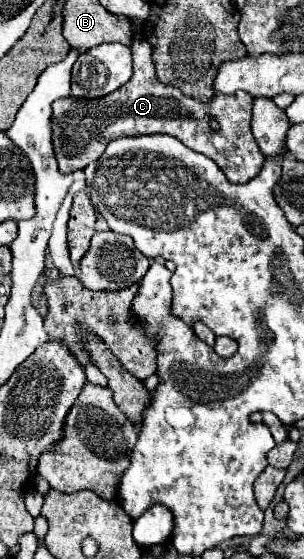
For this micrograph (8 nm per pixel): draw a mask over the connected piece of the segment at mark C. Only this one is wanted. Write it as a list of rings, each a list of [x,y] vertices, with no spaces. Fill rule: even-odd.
[[[134,39],[132,53],[134,75],[126,85],[116,89],[116,93],[100,99],[64,97],[52,103],[52,145],[60,173],[72,173],[84,169],[88,163],[98,161],[98,157],[104,153],[104,147],[116,137],[148,133],[172,135],[186,147],[208,155],[224,171],[230,183],[246,183],[260,172],[266,159],[250,131],[254,99],[248,97],[248,93],[216,95],[204,105],[158,81],[152,61],[152,47],[148,41]],[[208,115],[220,123],[220,131],[212,131],[208,127]]]

